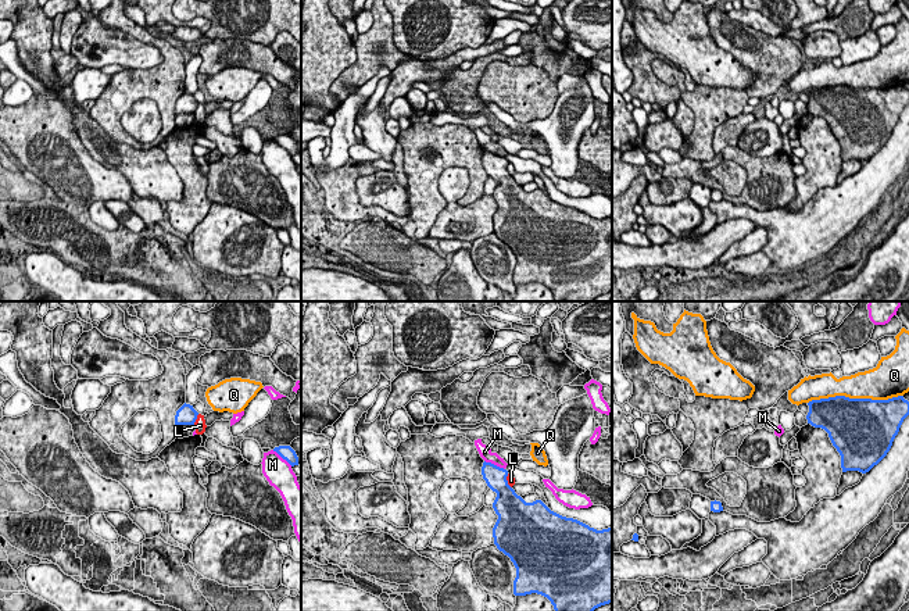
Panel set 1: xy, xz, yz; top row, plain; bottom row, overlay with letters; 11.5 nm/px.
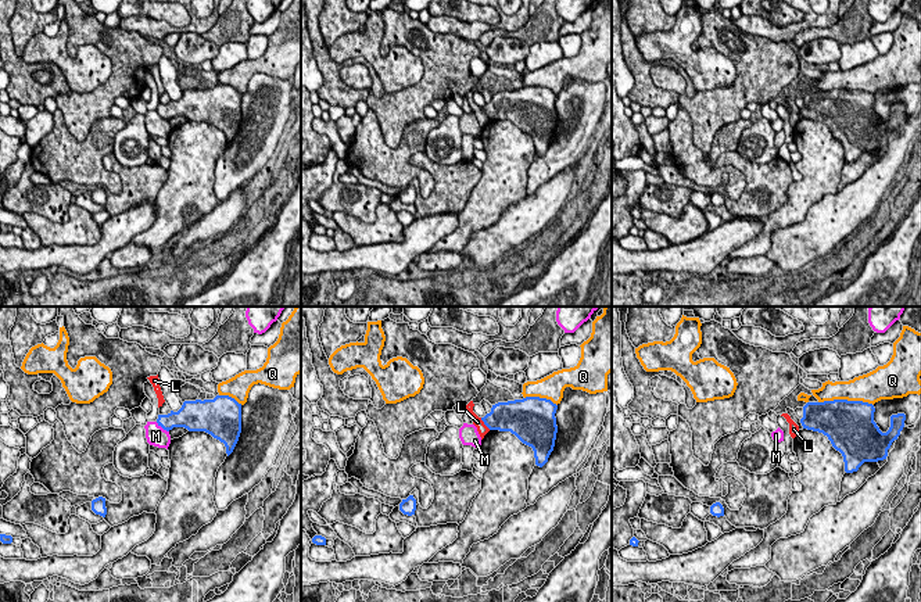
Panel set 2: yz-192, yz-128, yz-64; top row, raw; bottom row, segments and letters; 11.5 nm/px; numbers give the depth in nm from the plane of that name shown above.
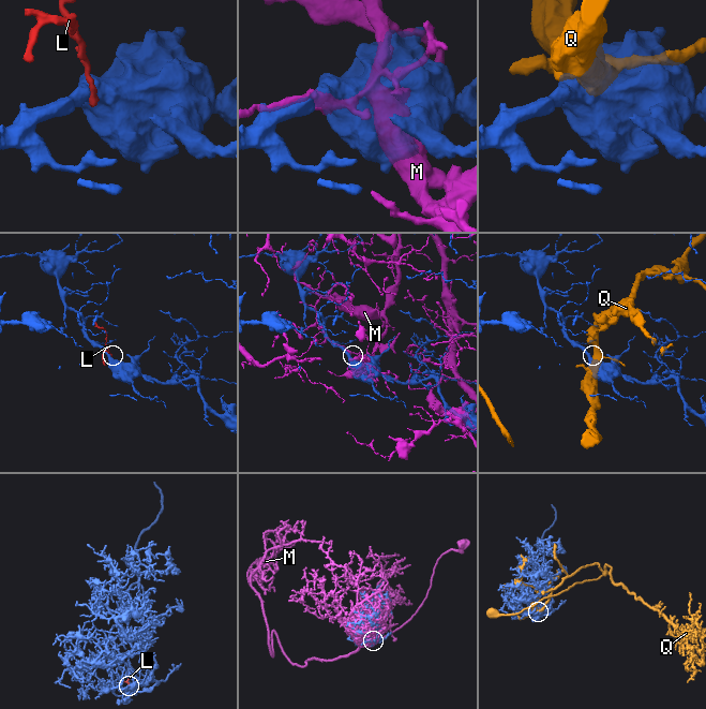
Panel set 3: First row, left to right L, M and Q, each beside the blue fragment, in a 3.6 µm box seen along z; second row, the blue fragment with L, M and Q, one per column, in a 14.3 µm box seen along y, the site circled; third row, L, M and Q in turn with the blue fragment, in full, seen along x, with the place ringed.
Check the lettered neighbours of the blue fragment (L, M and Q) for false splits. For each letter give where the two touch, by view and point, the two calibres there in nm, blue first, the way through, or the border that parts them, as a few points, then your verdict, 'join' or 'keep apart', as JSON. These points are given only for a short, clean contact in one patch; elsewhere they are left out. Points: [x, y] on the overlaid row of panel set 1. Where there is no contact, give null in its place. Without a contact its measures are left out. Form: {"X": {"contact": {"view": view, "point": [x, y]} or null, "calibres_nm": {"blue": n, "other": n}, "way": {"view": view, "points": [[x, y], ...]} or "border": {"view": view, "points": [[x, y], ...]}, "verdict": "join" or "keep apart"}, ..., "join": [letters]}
{"L": {"contact": {"view": "xy", "point": [196, 418]}, "calibres_nm": {"blue": 220, "other": 130}, "border": {"view": "xy", "points": [[199, 414], [193, 424]]}, "verdict": "keep apart"}, "M": {"contact": {"view": "xz", "point": [493, 464]}, "calibres_nm": {"blue": 260, "other": 140}, "verdict": "keep apart"}, "Q": {"contact": {"view": "yz", "point": [855, 399]}, "calibres_nm": {"blue": 500, "other": 320}, "verdict": "keep apart"}, "join": []}

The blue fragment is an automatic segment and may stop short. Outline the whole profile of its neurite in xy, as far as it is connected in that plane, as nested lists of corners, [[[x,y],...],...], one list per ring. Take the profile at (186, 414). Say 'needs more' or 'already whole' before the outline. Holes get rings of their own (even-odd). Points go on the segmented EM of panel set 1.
already whole; [[[183,404],[175,415],[175,426],[178,425],[194,425],[198,412],[190,404]]]

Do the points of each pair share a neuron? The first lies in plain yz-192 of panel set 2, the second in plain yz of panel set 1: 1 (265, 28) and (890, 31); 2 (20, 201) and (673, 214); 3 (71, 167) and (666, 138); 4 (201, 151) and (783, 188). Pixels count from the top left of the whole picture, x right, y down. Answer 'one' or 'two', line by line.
1: two
2: two
3: two
4: two

